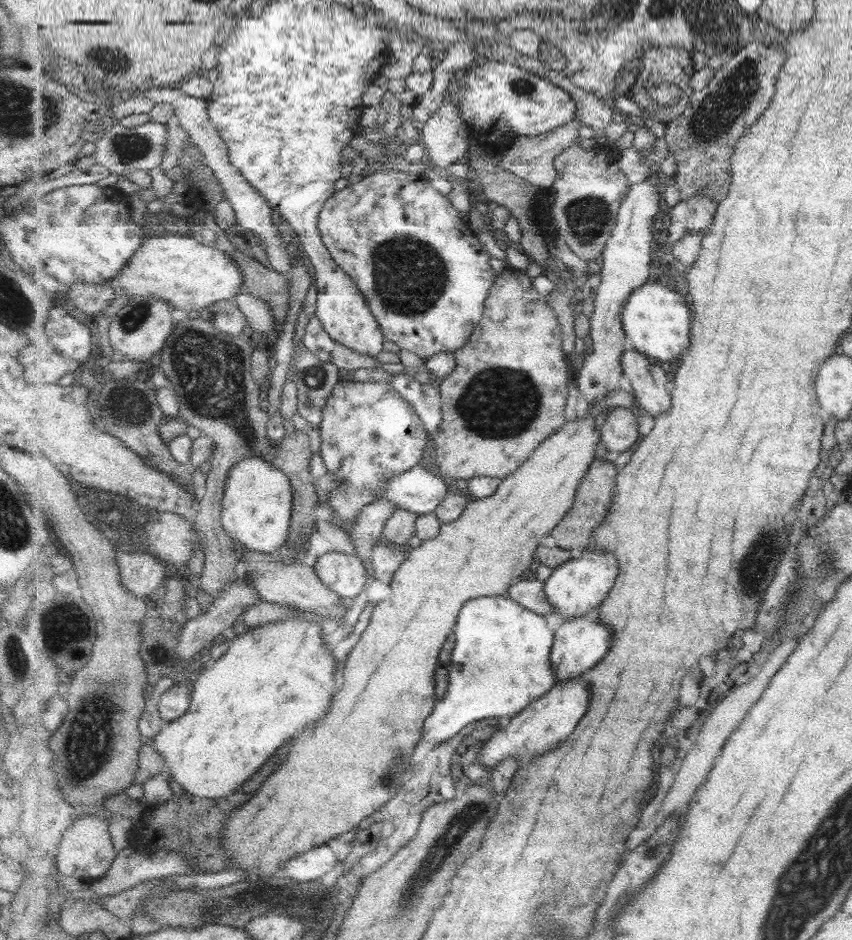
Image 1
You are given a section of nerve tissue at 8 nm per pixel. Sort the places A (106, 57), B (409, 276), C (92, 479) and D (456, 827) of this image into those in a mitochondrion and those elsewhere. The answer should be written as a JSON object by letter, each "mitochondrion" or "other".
{"A":"mitochondrion","B":"mitochondrion","C":"other","D":"mitochondrion"}

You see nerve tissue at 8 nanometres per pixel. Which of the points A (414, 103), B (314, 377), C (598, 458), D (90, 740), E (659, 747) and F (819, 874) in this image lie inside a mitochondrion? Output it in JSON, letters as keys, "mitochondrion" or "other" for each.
{"A":"other","B":"mitochondrion","C":"other","D":"mitochondrion","E":"other","F":"mitochondrion"}

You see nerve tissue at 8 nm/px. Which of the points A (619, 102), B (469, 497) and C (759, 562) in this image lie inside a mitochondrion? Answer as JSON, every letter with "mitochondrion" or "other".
{"A":"other","B":"other","C":"mitochondrion"}

